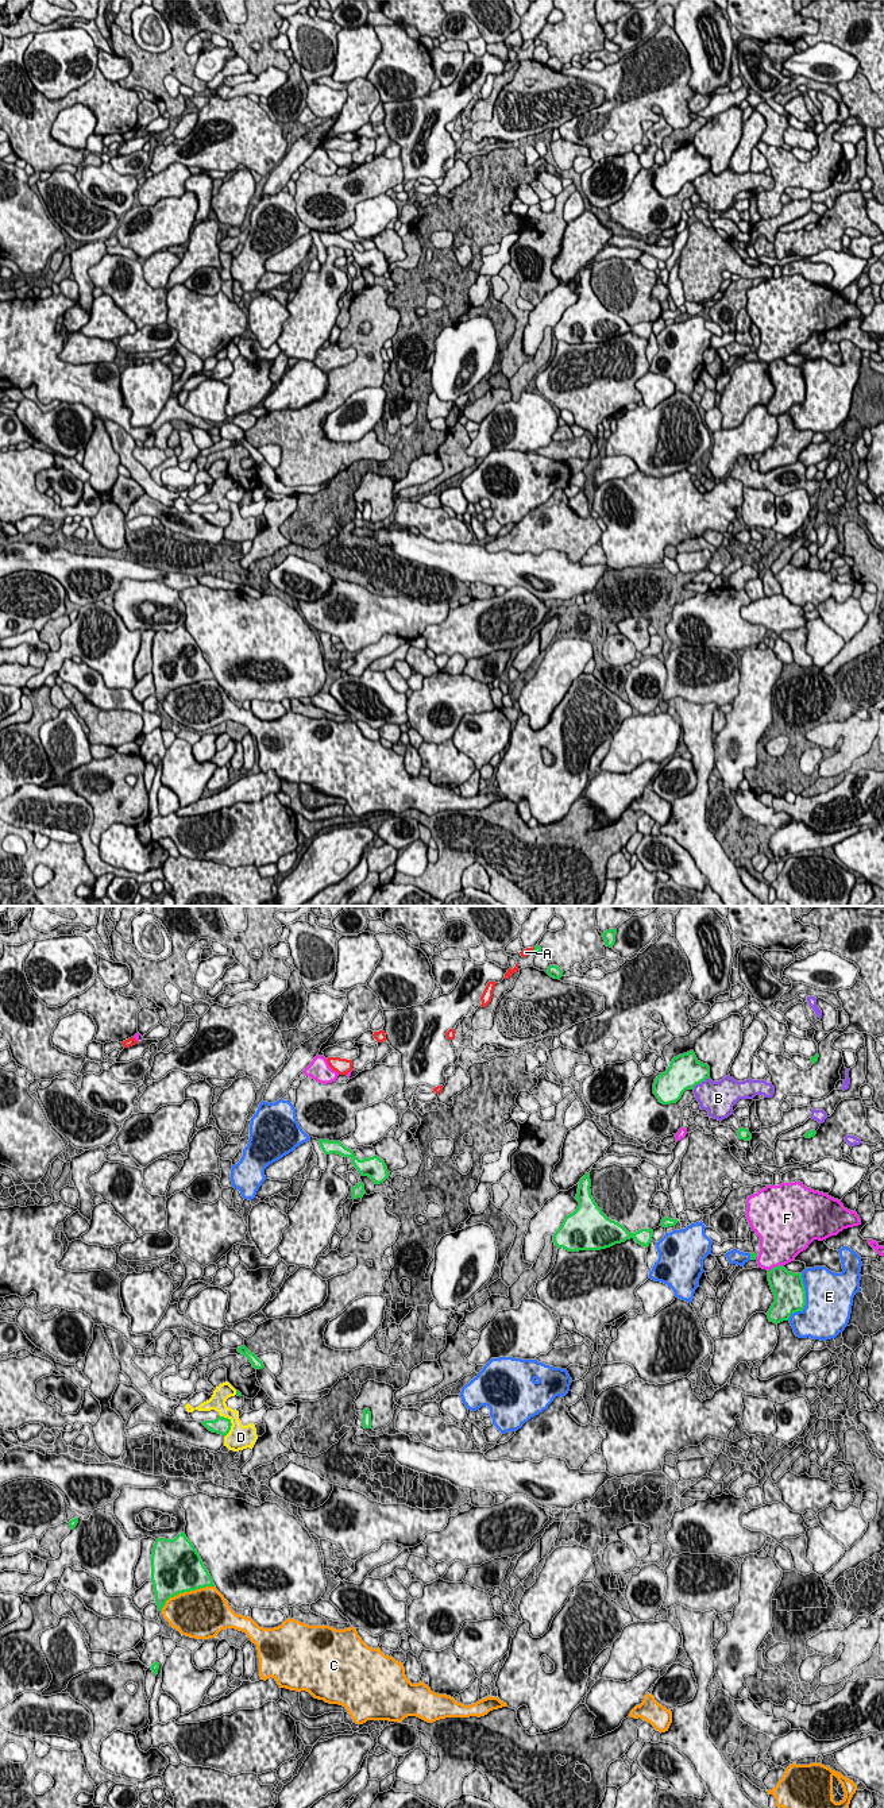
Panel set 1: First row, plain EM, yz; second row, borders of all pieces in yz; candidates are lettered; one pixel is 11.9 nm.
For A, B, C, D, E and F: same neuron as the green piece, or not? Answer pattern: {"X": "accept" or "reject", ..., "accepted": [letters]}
{"A": "reject", "B": "reject", "C": "reject", "D": "reject", "E": "reject", "F": "reject", "accepted": []}

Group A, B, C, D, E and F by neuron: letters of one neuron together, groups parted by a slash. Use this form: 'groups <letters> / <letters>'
groups A / B / C / D / E / F

